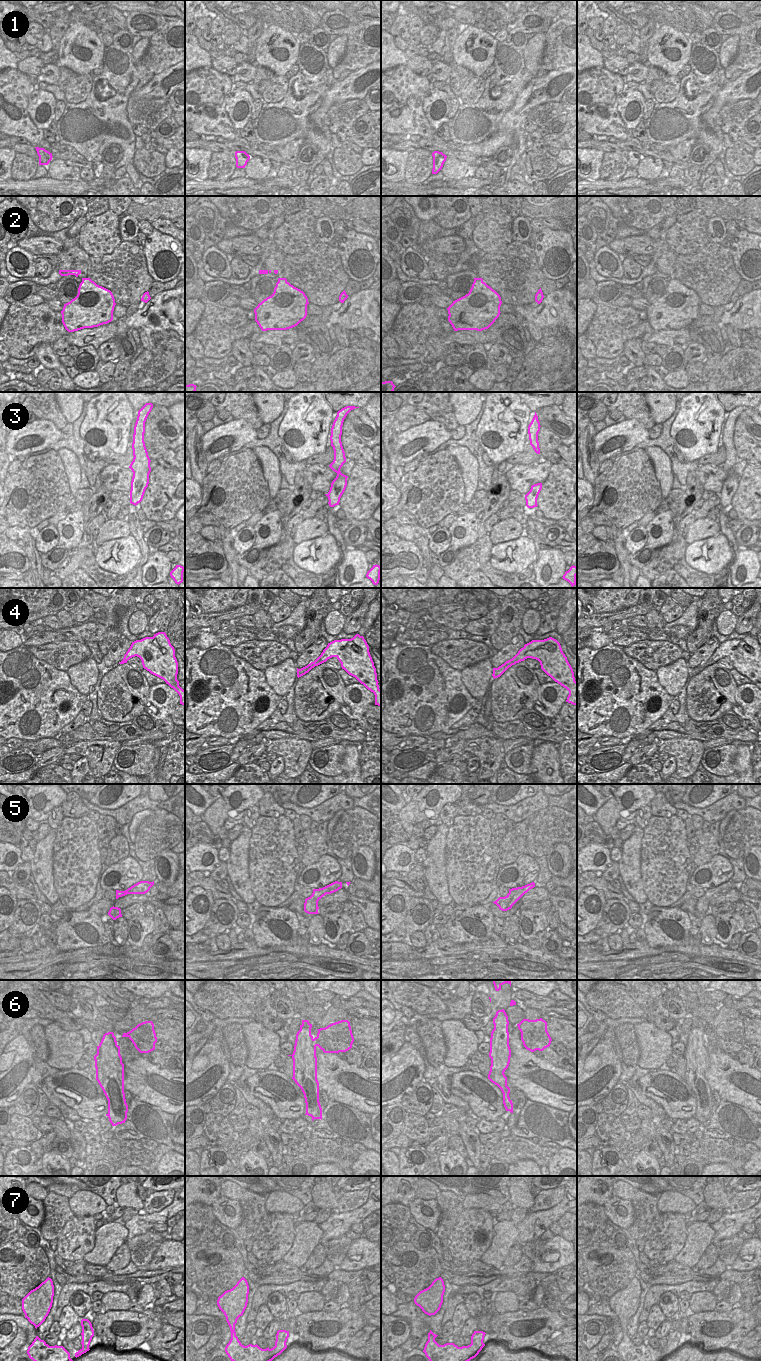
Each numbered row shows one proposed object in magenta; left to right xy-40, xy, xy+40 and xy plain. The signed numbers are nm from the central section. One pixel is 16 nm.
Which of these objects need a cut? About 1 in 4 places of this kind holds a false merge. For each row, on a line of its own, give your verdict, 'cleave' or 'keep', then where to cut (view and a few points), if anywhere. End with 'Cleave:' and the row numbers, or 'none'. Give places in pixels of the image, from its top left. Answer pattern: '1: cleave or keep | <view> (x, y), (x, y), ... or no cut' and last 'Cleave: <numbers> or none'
1: keep | no cut
2: cleave | xy-40 (78, 289), (88, 300), (98, 294), (102, 301), (106, 294)
3: keep | no cut
4: keep | no cut
5: keep | no cut
6: keep | no cut
7: keep | no cut
Cleave: 2

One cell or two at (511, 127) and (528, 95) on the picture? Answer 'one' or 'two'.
one

